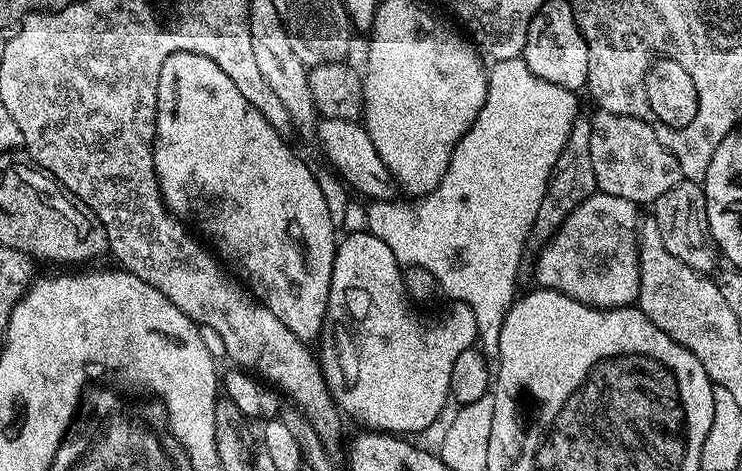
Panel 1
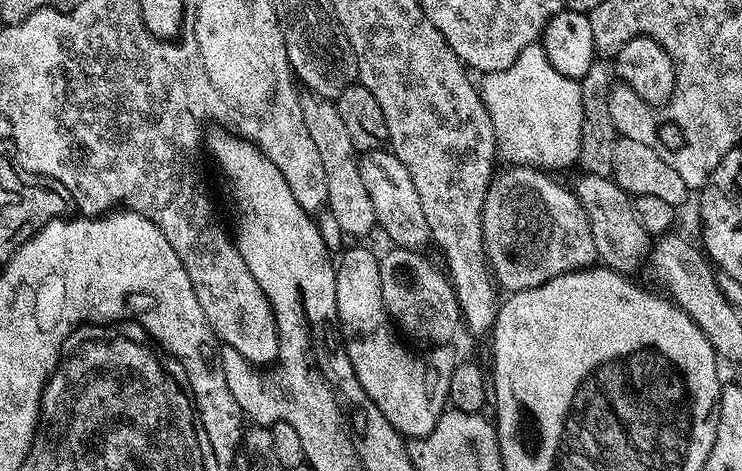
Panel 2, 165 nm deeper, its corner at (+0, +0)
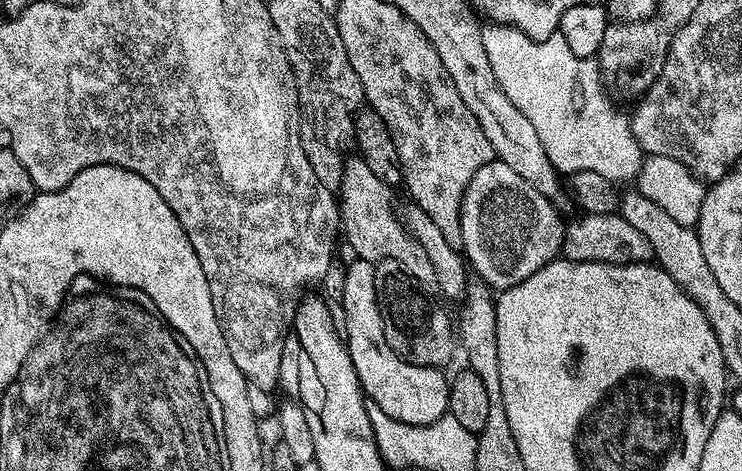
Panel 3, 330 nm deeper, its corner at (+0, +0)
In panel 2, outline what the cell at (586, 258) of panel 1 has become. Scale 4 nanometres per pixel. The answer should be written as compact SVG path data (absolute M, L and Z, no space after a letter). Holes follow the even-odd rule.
M508 166L503 169L505 172L497 171L492 177L486 202L482 210L482 234L484 235L484 253L488 255L492 266L492 275L496 277L496 283L501 289L505 288L505 293L521 292L534 286L542 286L550 282L550 278L558 278L567 272L580 272L583 268L591 268L597 263L596 251L594 250L594 238L590 234L590 226L582 206L576 198L576 193L571 187L563 188L556 180L551 180L549 173L544 170L537 170L527 166Z

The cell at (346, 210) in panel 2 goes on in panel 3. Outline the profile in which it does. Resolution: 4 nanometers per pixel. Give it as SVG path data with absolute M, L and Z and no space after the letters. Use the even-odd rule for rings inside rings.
M352 154L344 161L344 173L338 185L338 203L340 205L340 227L342 236L348 239L350 247L361 260L393 260L404 267L419 284L436 284L434 262L422 246L404 227L404 221L398 215L398 208L392 205L393 189L382 178L377 178L374 170L366 166L359 154Z

